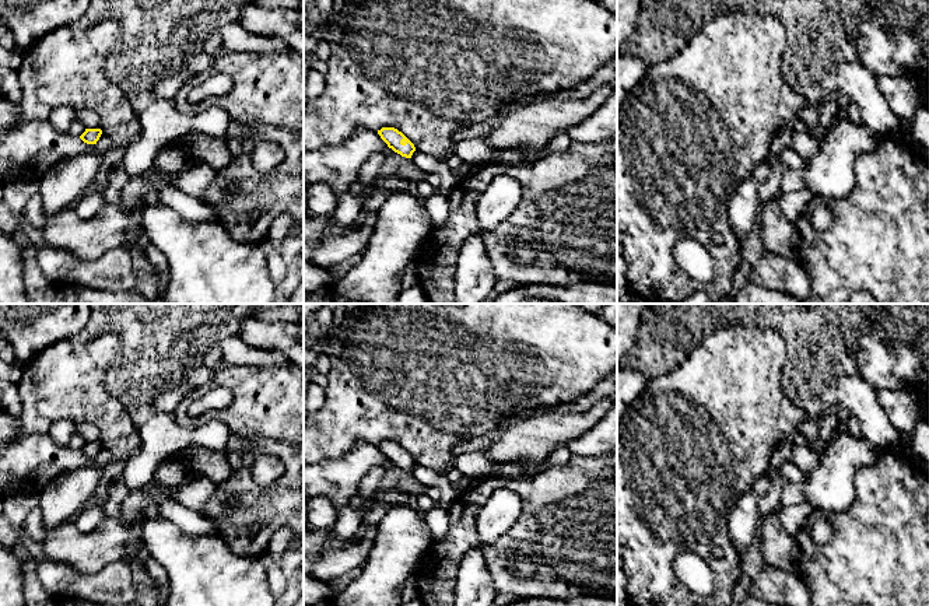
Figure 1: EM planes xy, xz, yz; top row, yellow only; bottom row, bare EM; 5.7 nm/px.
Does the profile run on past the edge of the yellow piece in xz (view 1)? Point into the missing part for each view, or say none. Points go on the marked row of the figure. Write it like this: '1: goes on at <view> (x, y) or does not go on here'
1: does not go on here

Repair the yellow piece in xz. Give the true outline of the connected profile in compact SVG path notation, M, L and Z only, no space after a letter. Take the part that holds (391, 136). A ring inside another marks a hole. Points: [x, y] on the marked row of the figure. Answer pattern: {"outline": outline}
{"outline": "M382 127L378 130L378 134L389 148L402 157L411 158L413 153L416 151L414 144L395 127Z"}

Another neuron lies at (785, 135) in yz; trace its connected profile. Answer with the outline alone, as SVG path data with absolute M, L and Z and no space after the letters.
M789 123L786 127L781 129L776 134L776 137L772 141L772 146L768 151L767 162L771 165L774 164L775 160L779 158L779 151L783 147L790 147L792 146L792 139L793 133L796 132L799 126Z

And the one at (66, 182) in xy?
M102 132L95 147L95 153L57 162L39 181L39 195L46 216L62 211L85 195L88 185L102 168L104 154L111 148L108 134Z

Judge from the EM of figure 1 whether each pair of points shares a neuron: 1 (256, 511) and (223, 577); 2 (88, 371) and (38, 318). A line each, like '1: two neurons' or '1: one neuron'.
1: two neurons
2: two neurons

